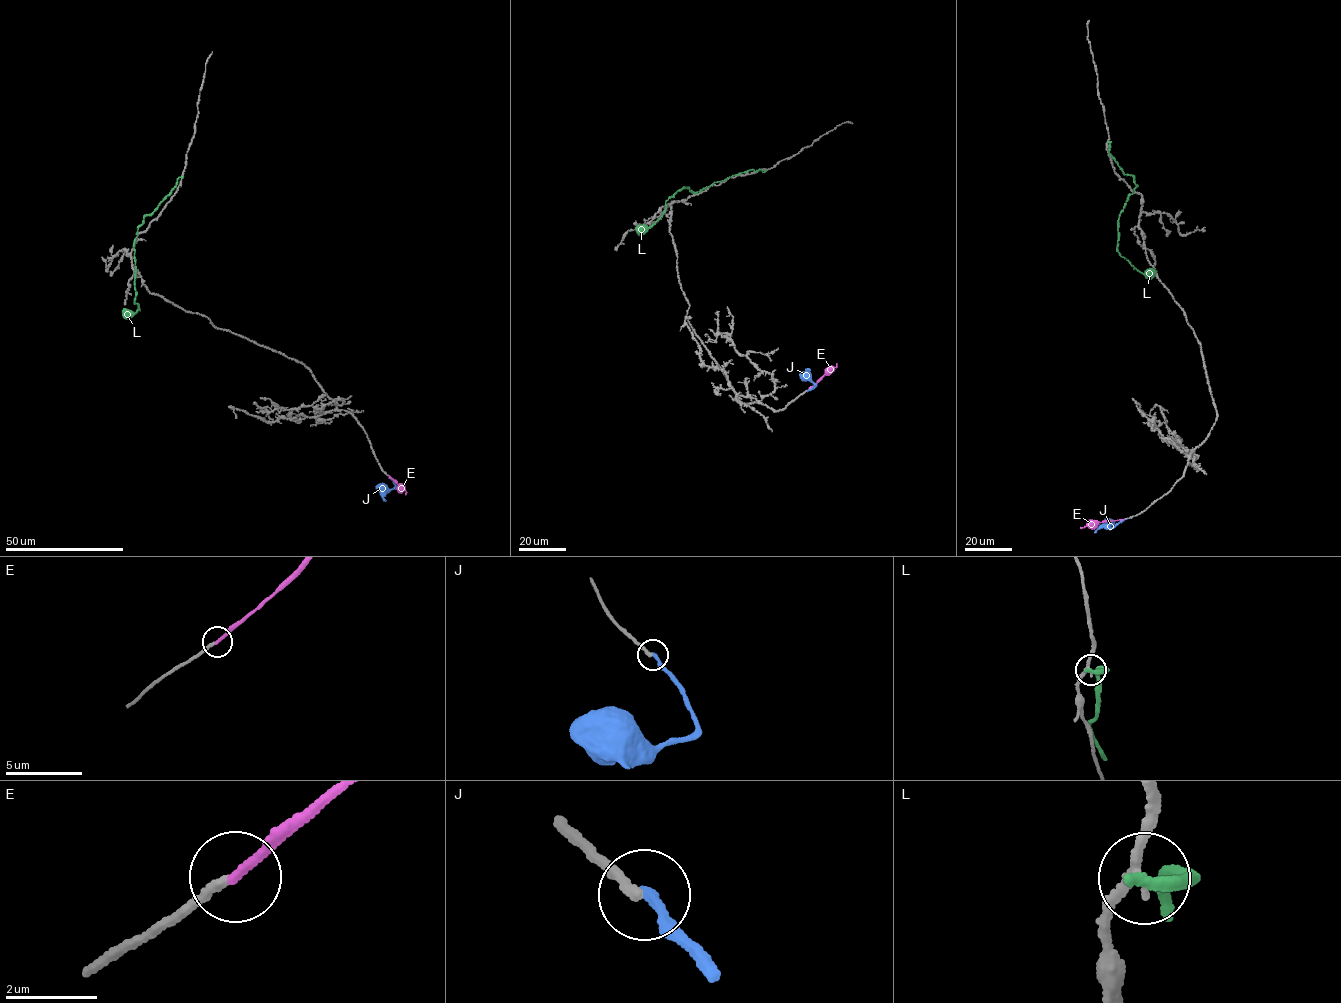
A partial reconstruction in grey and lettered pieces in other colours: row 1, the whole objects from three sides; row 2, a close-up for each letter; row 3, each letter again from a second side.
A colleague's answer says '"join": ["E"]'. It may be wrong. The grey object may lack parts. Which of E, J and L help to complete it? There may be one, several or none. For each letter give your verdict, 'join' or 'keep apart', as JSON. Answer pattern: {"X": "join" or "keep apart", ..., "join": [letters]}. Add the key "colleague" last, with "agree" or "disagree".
{"E": "join", "J": "keep apart", "L": "keep apart", "join": ["E"], "colleague": "agree"}

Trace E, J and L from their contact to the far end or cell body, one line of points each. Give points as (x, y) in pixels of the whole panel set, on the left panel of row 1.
E: (388, 475), (401, 486), (406, 495)
J: (388, 476), (395, 487), (383, 493), (385, 501)
L: (182, 177), (138, 227), (135, 241), (134, 302), (139, 307), (134, 313), (124, 314)

